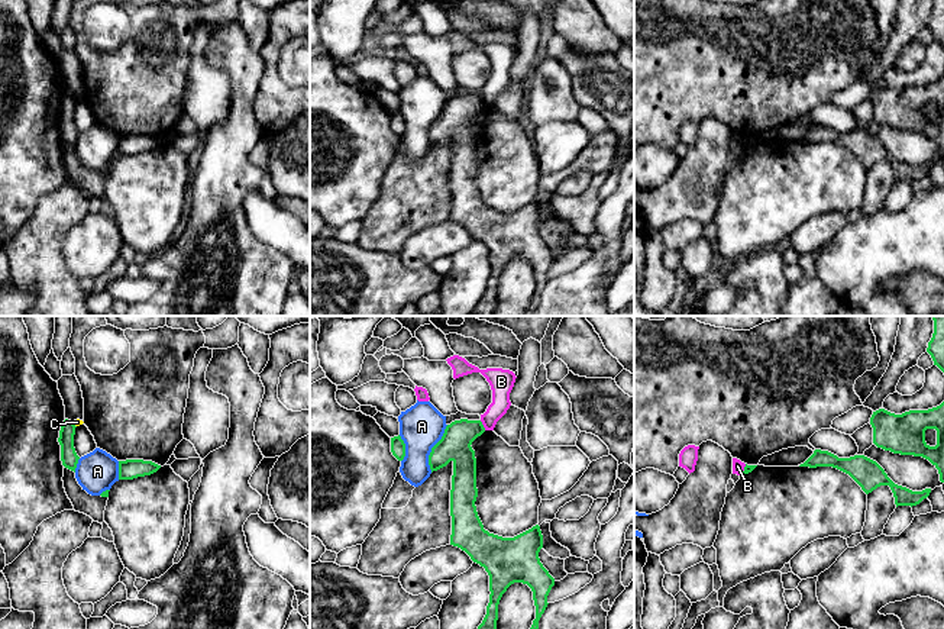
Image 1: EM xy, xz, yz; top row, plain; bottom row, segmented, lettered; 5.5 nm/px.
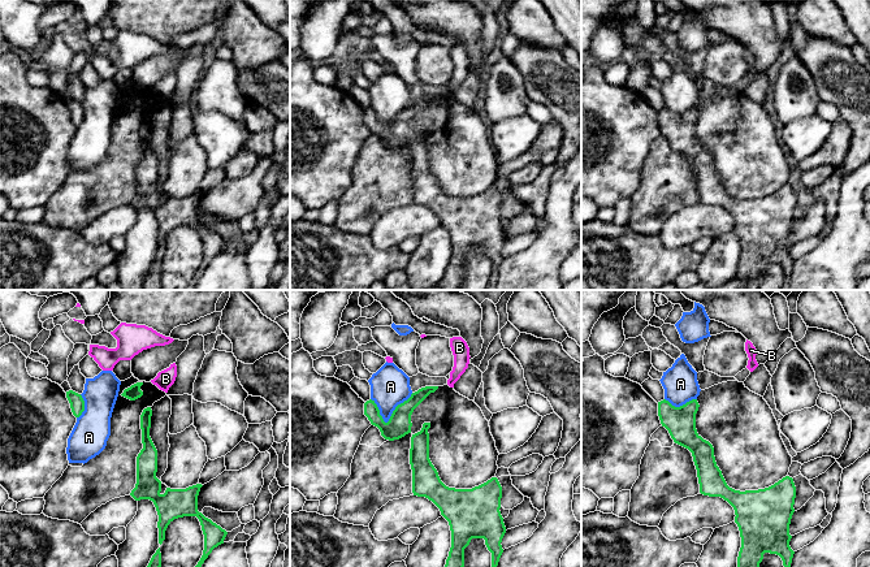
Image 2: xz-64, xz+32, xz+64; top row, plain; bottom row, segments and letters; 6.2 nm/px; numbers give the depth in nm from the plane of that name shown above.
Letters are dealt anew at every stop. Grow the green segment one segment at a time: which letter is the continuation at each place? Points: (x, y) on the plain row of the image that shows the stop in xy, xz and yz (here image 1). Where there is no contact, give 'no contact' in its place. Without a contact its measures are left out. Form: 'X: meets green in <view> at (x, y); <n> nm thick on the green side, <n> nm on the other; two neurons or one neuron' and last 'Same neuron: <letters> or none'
A: meets green in xz at (432, 123); 180 nm thick on the green side, 240 nm on the other; two neurons
B: meets green in xz at (482, 100); 180 nm thick on the green side, 130 nm on the other; two neurons
C: meets green in xy at (74, 100); 90 nm thick on the green side, 40 nm on the other; two neurons
Same neuron: none

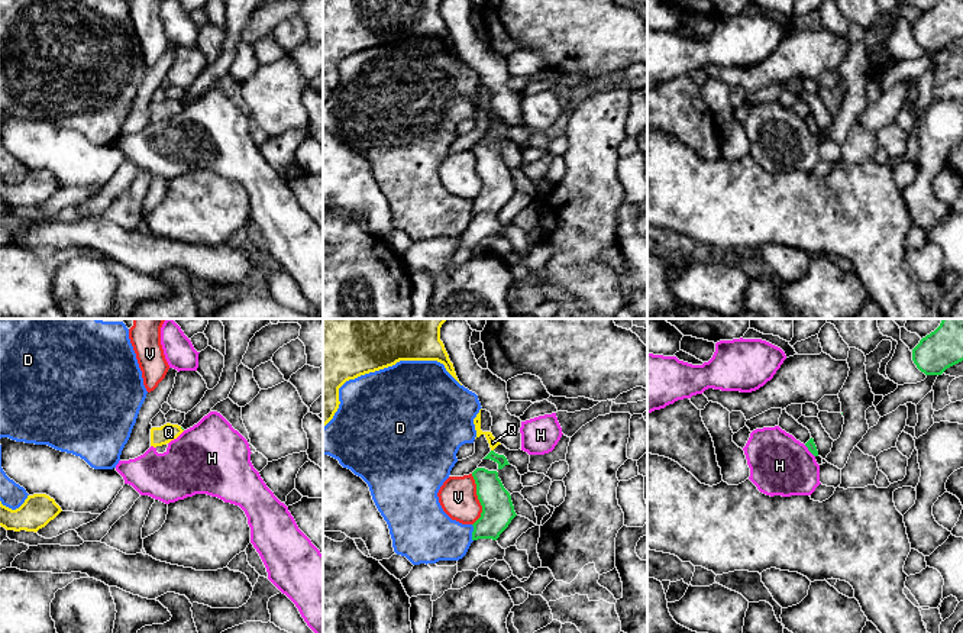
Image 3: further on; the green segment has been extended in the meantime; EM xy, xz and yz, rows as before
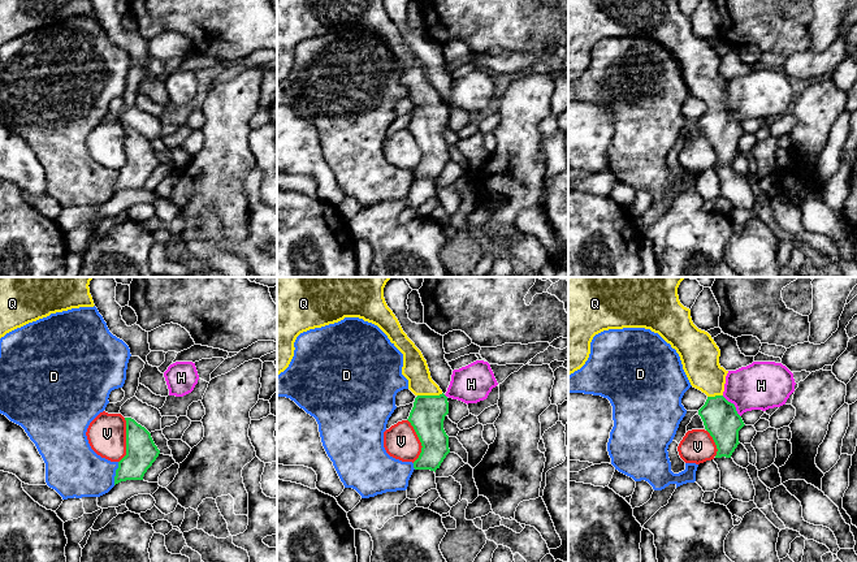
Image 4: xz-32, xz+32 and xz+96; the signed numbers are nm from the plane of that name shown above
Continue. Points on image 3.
D: meets green in xz at (472, 209); 180 nm thick on the green side, 320 nm on the other; two neurons
H: meets green in yz at (808, 125); 50 nm thick on the green side, 340 nm on the other; two neurons
Q: no contact; one neuron
V: meets green in xz at (478, 174); 180 nm thick on the green side, 220 nm on the other; two neurons
Same neuron: Q

